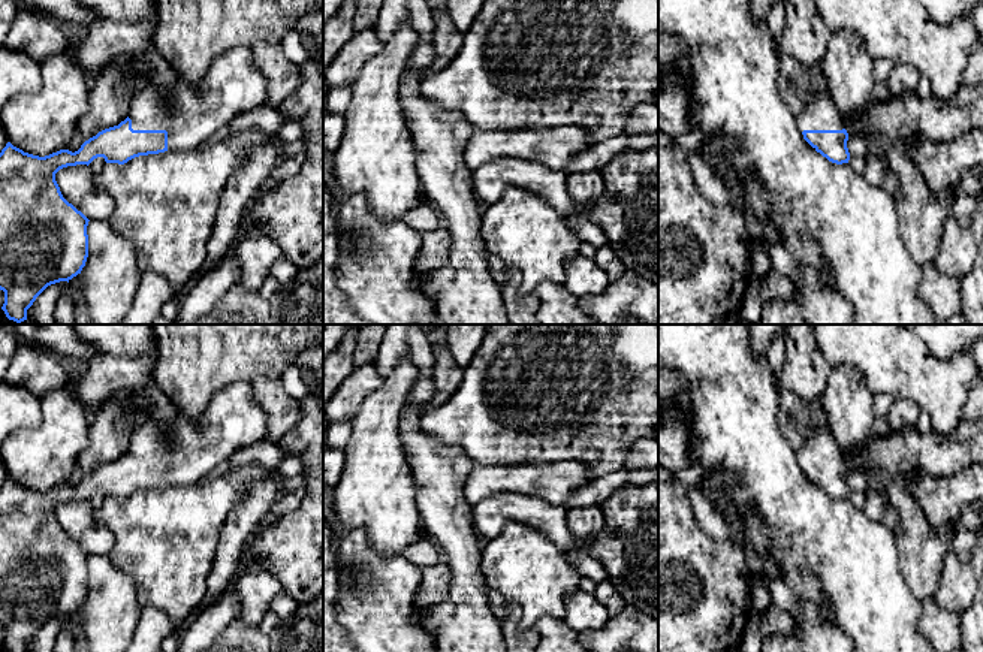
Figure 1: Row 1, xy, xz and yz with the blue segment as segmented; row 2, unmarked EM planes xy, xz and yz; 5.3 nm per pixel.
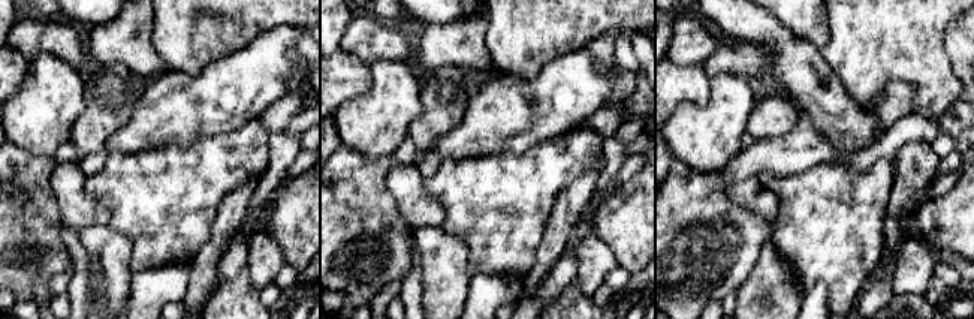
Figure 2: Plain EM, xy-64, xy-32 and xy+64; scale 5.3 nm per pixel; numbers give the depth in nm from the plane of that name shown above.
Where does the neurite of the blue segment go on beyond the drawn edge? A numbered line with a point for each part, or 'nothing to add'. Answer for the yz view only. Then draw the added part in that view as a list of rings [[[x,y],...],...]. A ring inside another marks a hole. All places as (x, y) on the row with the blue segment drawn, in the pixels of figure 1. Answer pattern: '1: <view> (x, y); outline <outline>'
1: yz (820, 114); outline [[[829,93],[814,94],[805,109],[796,117],[796,123],[802,132],[845,129]]]

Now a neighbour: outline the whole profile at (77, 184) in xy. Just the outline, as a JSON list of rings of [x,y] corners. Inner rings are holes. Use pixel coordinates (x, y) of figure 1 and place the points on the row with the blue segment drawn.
[[[87,164],[67,166],[55,173],[63,197],[88,220],[108,221],[115,203],[109,193],[94,182]]]

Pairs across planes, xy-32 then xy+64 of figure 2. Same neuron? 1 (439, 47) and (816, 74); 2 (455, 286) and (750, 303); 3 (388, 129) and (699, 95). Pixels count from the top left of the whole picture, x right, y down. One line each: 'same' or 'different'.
1: different
2: same
3: different

